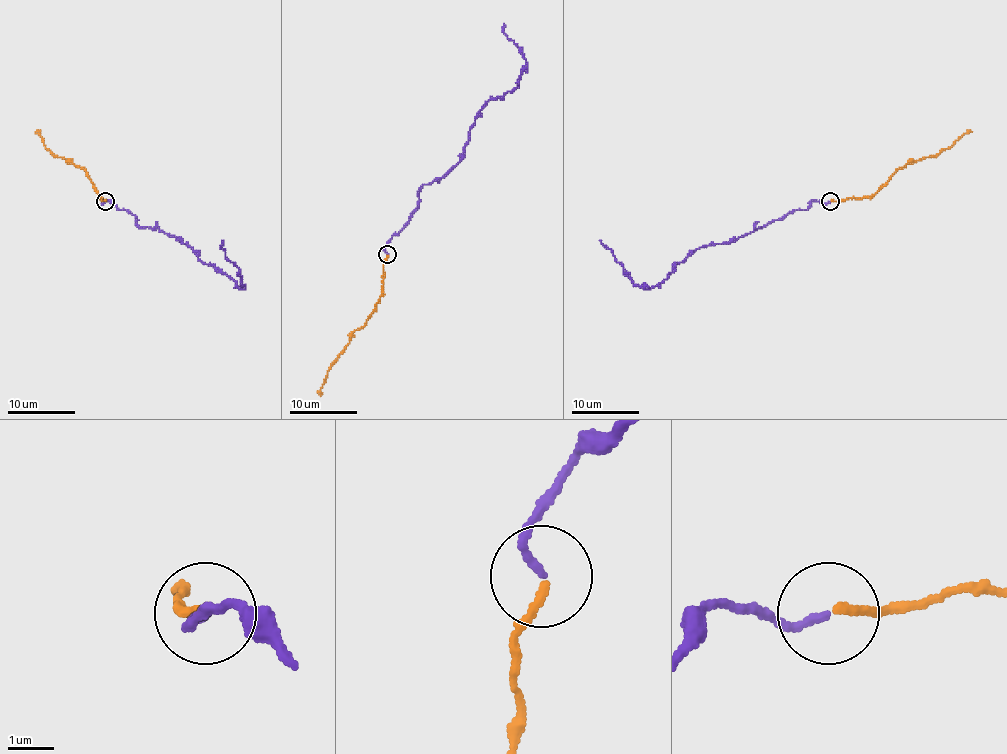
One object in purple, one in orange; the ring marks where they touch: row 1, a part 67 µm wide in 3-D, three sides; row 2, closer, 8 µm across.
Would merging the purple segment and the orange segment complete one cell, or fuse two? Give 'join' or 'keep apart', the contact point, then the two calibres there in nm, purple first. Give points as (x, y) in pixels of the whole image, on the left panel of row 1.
join; place (105, 201); calibres 160 and 180 nm

